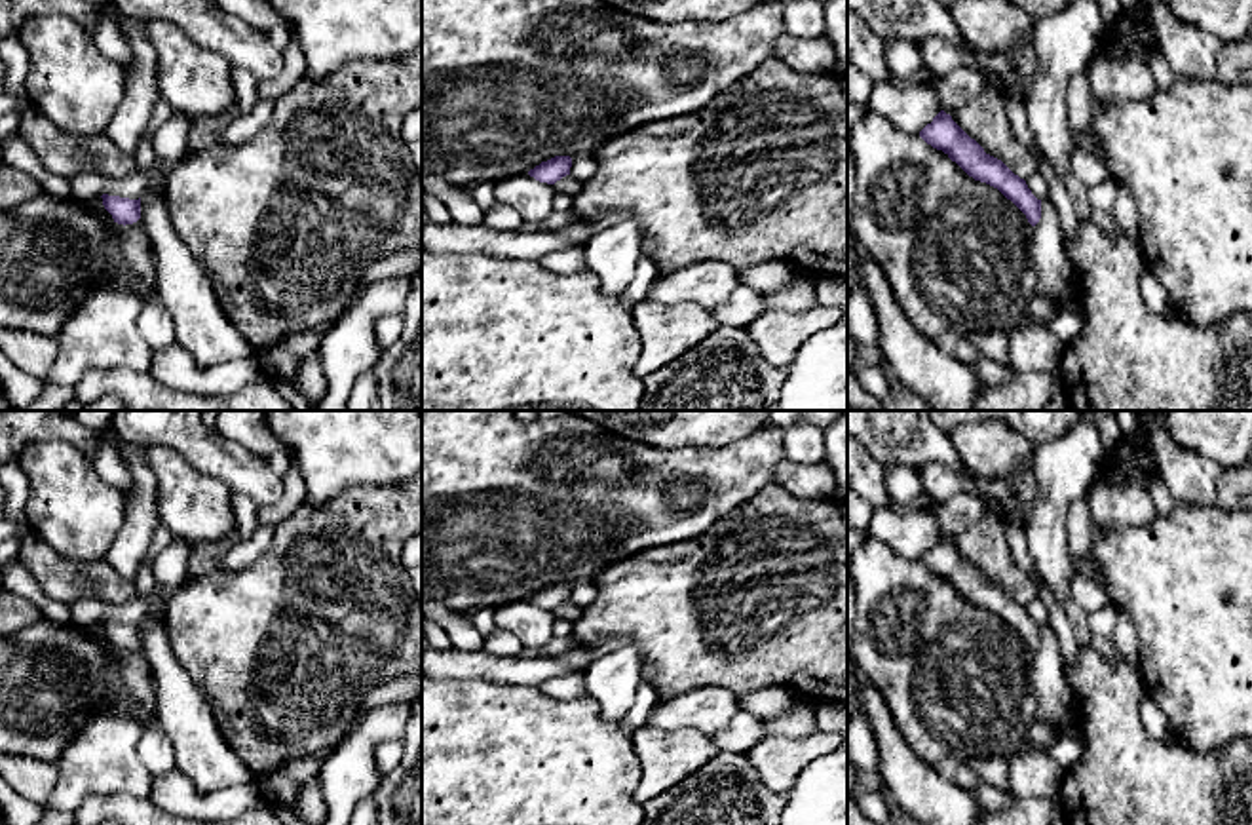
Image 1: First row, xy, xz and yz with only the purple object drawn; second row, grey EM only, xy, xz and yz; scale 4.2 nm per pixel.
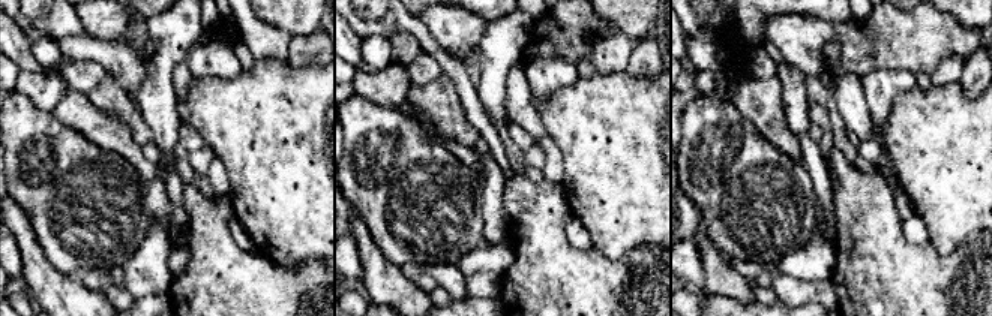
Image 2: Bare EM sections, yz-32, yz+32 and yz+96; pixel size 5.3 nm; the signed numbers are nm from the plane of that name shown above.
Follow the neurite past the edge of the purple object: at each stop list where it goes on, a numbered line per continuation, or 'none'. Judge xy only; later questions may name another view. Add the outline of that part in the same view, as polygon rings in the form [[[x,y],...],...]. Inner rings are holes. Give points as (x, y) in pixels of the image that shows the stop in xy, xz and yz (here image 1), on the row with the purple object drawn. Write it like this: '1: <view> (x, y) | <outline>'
none

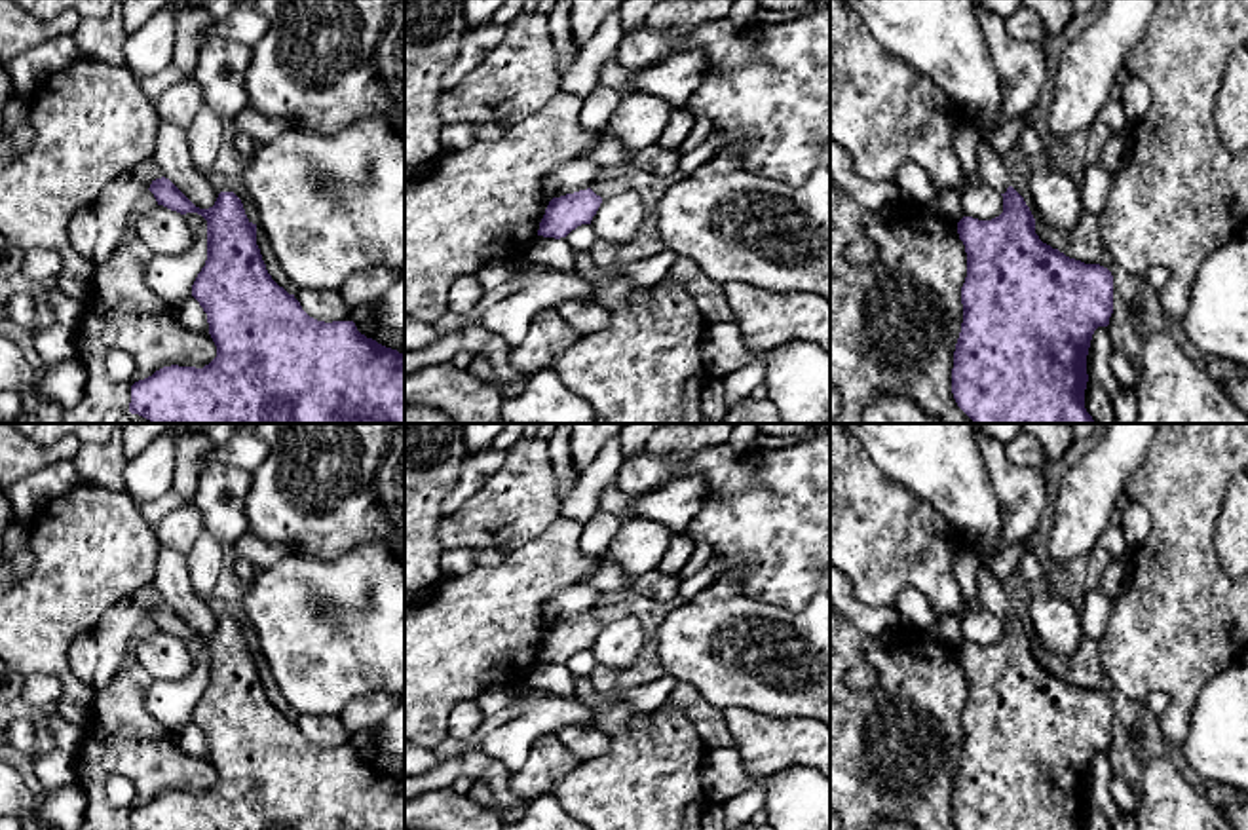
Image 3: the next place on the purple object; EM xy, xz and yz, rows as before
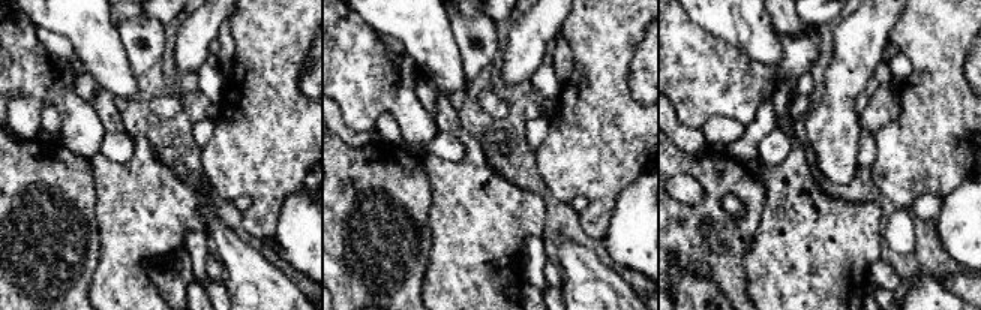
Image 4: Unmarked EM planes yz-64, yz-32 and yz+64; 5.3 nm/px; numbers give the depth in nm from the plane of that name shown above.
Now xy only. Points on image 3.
none

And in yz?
1: yz (992, 171) | [[[982,141],[978,142],[976,148],[976,167],[980,180],[990,184],[993,190],[999,194],[1005,194],[1009,184],[1009,175],[1003,165],[1003,156],[999,156],[990,142]]]

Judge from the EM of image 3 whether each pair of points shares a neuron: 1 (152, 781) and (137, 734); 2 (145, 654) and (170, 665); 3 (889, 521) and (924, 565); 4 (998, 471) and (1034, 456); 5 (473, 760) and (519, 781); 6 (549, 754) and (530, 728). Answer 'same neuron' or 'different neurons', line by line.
1: same neuron
2: same neuron
3: same neuron
4: different neurons
5: different neurons
6: different neurons

